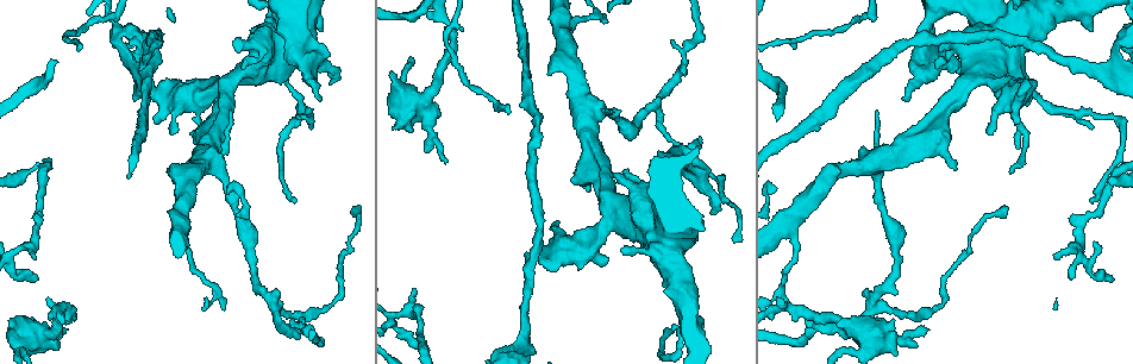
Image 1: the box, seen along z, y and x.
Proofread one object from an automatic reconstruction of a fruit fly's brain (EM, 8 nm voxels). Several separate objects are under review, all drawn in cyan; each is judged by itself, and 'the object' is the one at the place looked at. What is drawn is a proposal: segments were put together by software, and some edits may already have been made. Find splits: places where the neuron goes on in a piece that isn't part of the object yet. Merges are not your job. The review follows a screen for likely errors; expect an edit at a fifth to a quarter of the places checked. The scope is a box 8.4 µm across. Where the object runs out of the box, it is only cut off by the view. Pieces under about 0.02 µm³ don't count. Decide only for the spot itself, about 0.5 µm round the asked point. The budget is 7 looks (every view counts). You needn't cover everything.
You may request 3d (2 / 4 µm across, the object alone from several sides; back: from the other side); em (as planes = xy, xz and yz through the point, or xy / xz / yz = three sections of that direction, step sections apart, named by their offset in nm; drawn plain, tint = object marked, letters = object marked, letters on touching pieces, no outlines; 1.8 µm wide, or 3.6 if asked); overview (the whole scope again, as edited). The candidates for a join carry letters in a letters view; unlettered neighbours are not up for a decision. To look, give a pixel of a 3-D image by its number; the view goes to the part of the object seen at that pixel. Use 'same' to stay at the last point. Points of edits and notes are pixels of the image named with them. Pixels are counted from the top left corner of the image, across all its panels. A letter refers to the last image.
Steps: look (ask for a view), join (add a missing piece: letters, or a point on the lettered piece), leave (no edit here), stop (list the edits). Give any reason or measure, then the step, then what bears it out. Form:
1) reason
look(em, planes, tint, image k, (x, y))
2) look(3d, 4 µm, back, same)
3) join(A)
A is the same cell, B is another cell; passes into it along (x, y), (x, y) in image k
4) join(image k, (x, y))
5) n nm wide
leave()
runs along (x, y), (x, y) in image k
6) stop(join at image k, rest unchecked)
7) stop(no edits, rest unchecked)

free end
look(3d, 4 µm, image 1, (1009, 172))

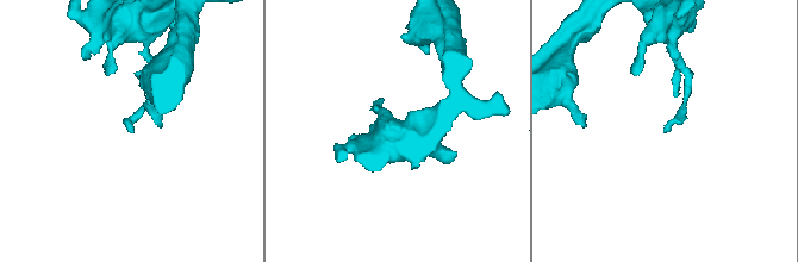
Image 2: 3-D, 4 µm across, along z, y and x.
shape alone is not enough
look(em, yz, step 16, tint, image 2, (131, 132))

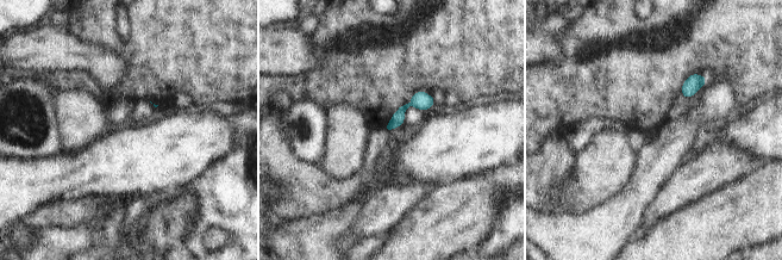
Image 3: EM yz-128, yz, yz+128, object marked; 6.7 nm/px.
cut it another way
look(em, planes, letters, same)

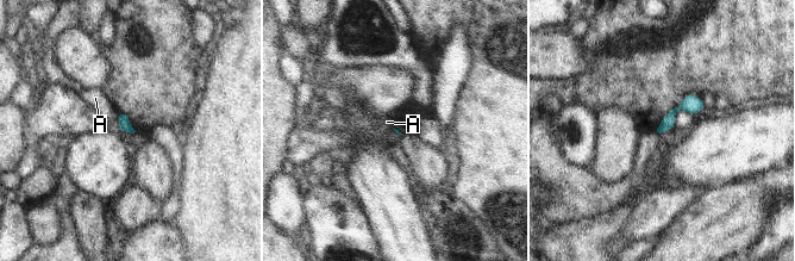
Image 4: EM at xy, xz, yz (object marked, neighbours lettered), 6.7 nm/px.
leave()
A is another cell; border along (120, 115), (118, 124) in image 4; no lettered piece goes on from it

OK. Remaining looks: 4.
branch stops here
look(em, planes, letters, image 1, (328, 84))

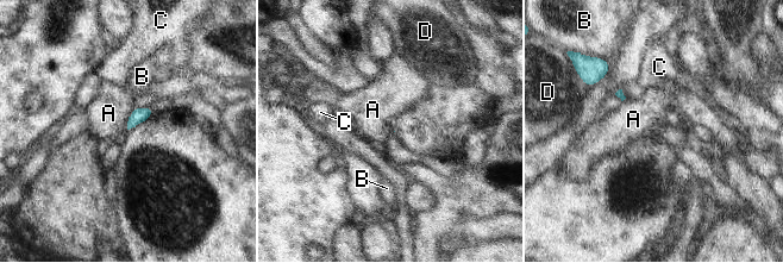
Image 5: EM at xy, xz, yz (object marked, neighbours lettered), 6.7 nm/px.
leave()
A, B, C and D are other cells; border along (135, 107), (129, 117), (126, 129) in image 5; no lettered piece goes on from it

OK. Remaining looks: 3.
branch stops here
look(em, xy, step 4, tint, image 1, (64, 330))

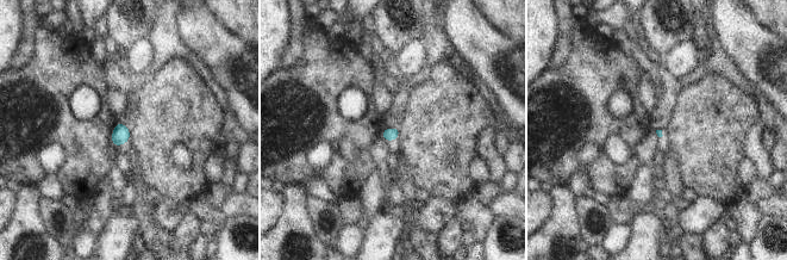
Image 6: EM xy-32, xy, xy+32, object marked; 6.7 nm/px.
another direction
look(em, planes, letters, same)

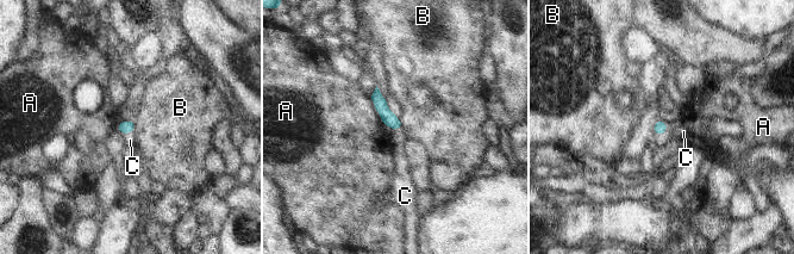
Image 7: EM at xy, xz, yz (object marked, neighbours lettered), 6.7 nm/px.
join(C)
C is the same cell, A and B are other cells; passes into it along (660, 126), (662, 134), (683, 131) in image 7; it goes on there

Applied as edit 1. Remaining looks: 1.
stop(join at image 7, rest unchecked)

